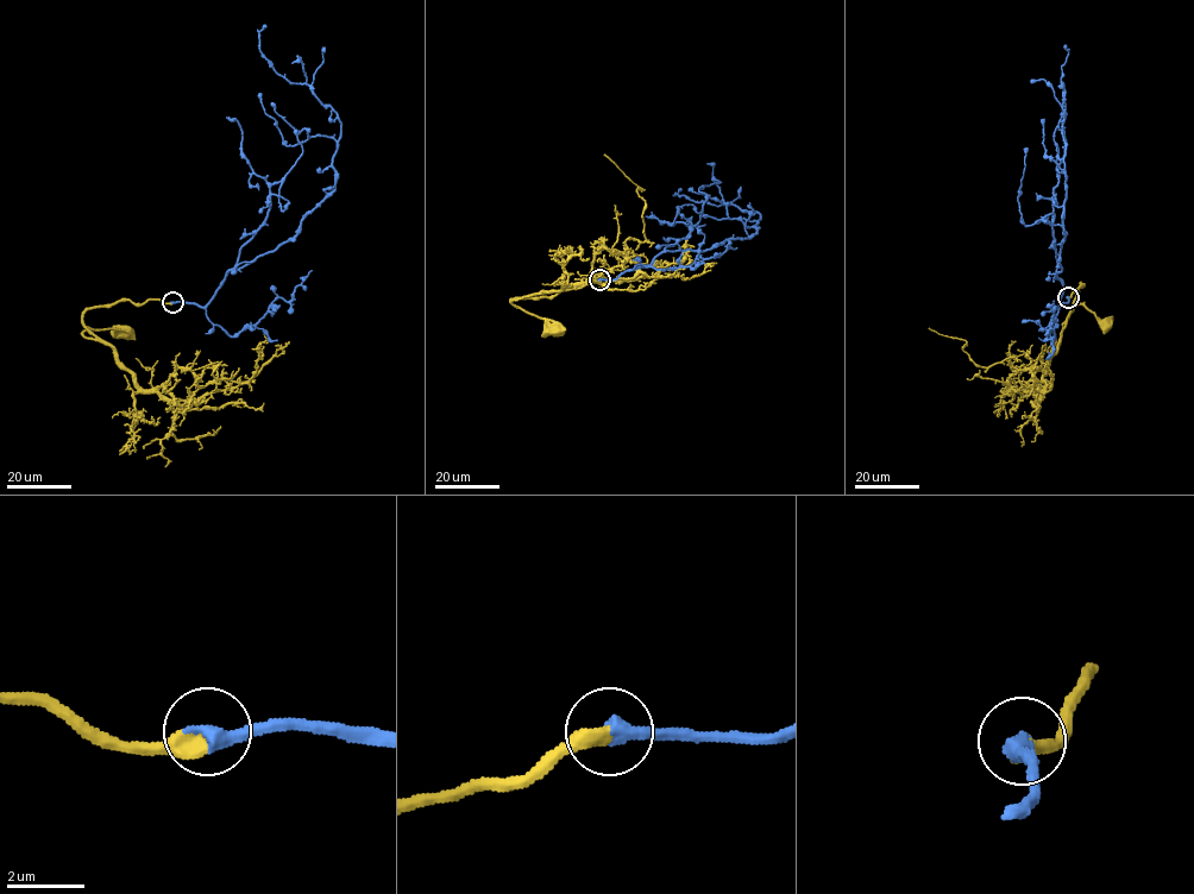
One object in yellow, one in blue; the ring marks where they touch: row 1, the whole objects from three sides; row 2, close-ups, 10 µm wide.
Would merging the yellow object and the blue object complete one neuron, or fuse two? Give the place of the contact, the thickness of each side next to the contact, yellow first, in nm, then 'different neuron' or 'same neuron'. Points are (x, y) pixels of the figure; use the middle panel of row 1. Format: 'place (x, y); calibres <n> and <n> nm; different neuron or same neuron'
place (599, 279); calibres 480 and 480 nm; same neuron

